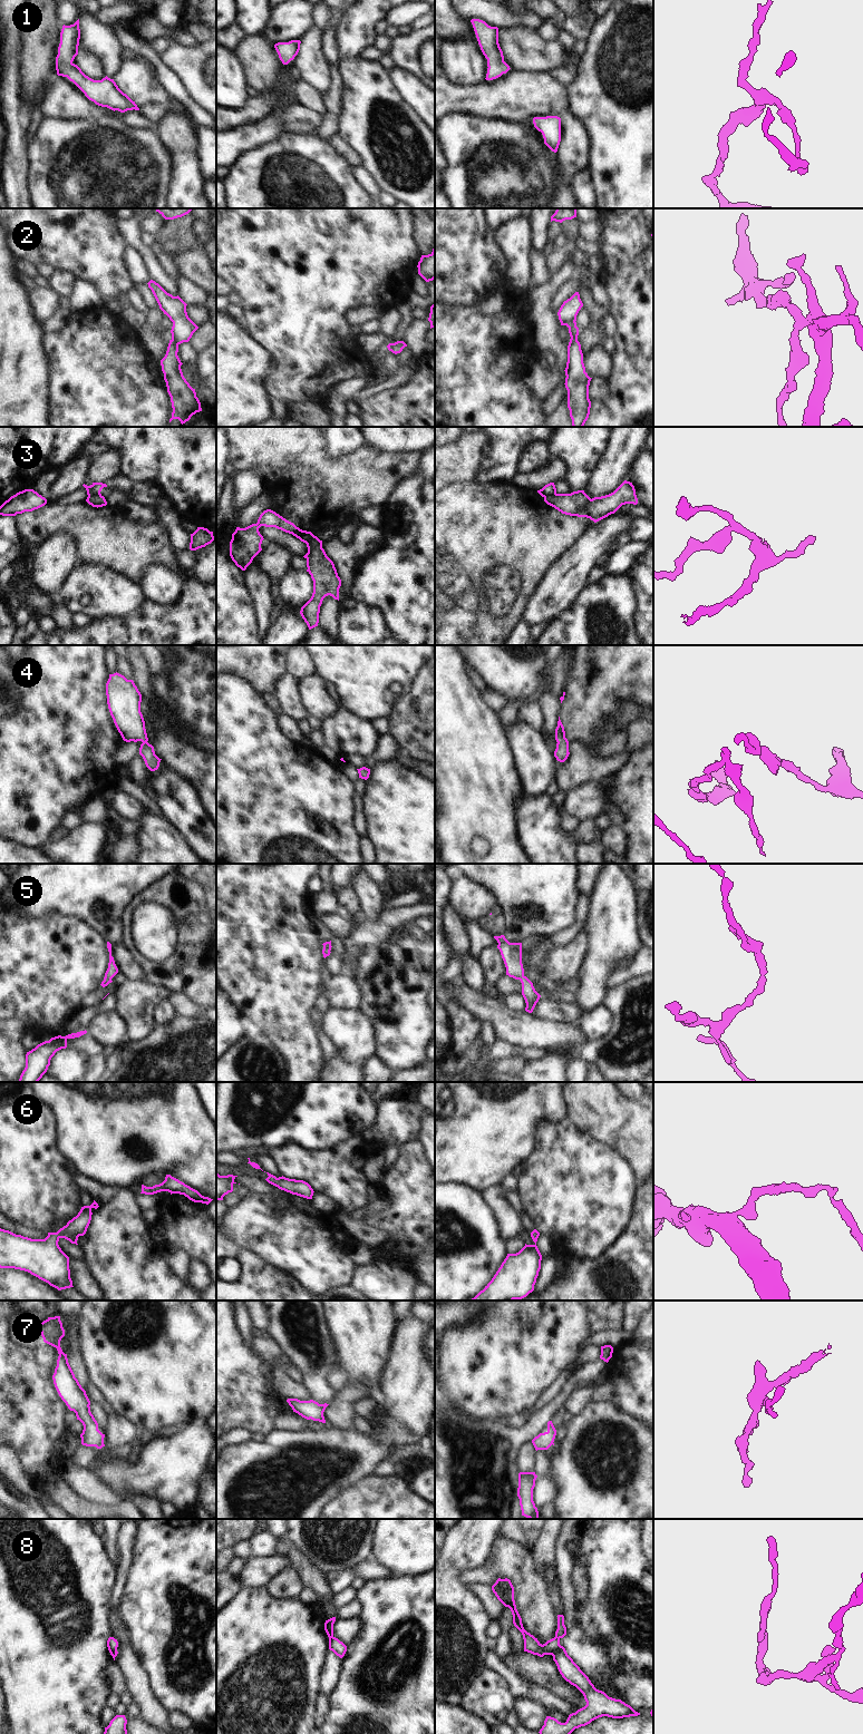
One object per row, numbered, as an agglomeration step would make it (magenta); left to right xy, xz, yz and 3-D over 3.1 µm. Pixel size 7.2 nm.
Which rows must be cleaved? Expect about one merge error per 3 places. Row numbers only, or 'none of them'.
3, 8

